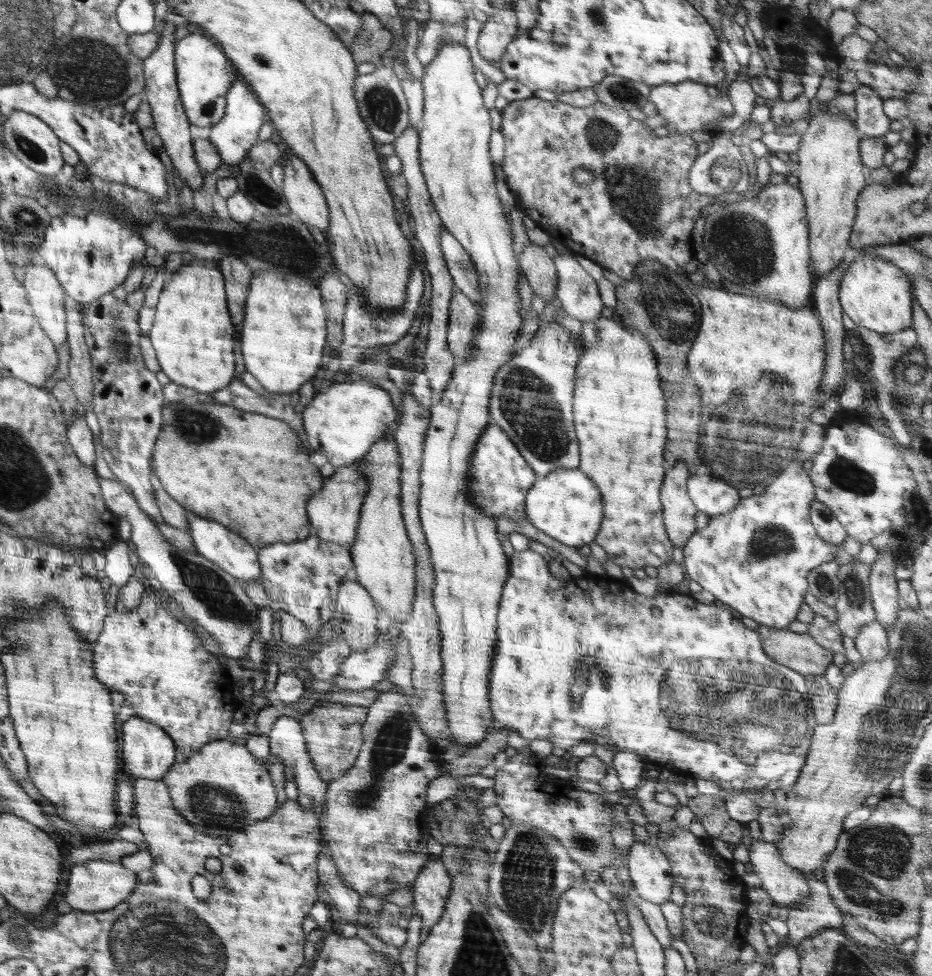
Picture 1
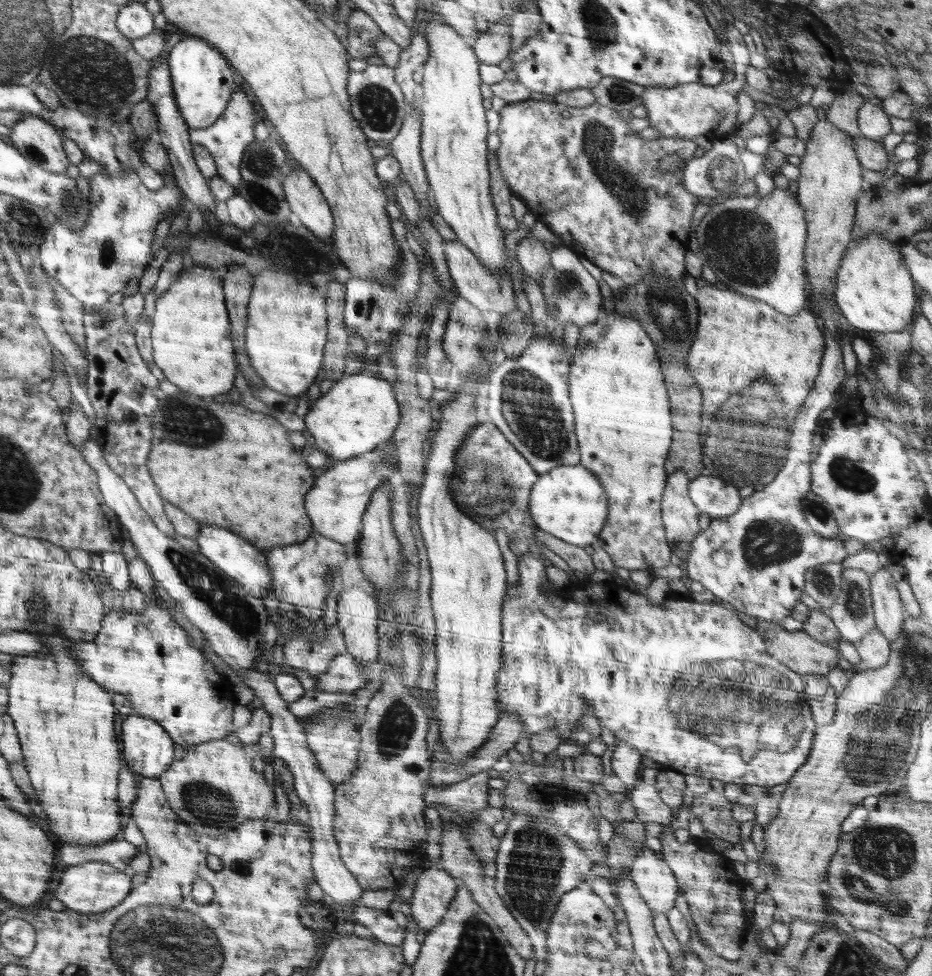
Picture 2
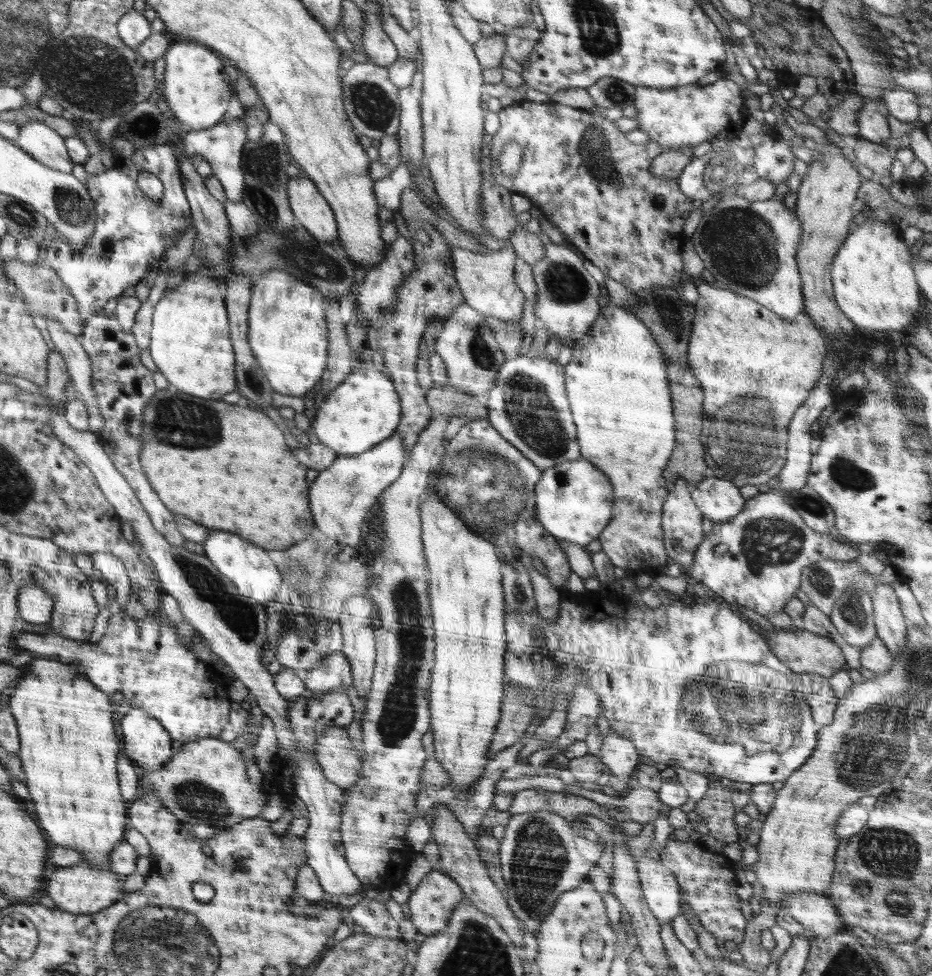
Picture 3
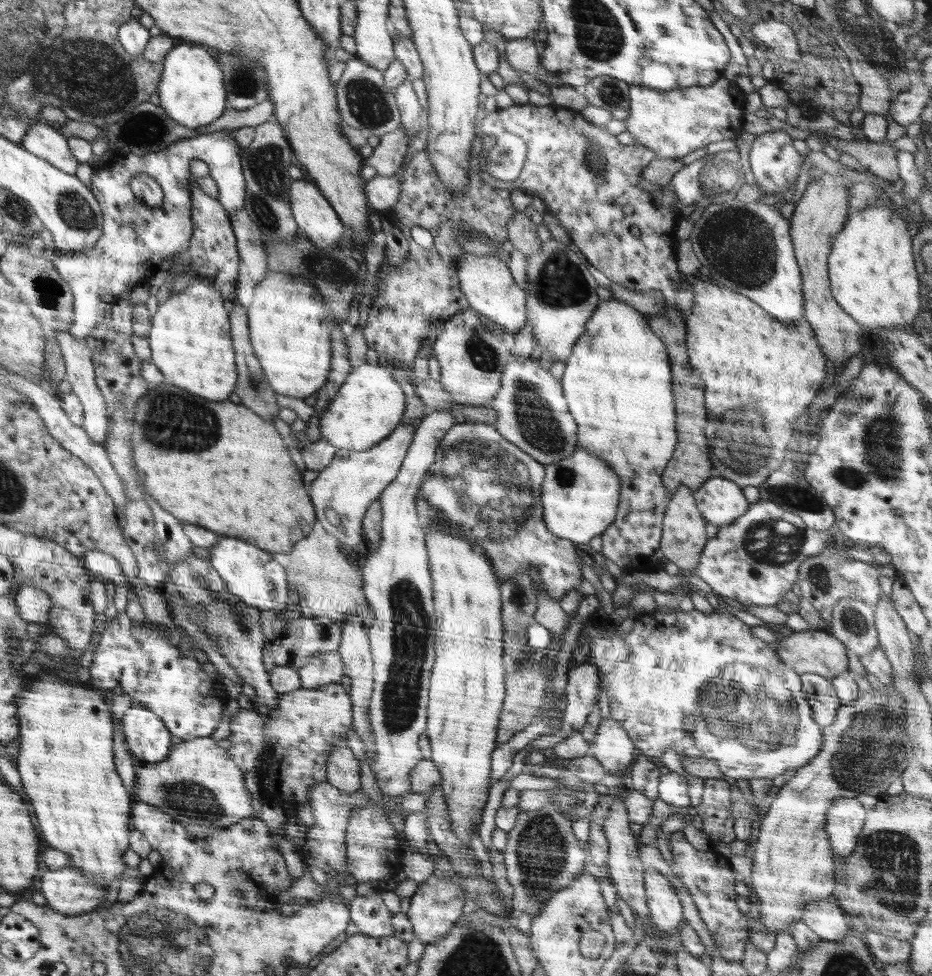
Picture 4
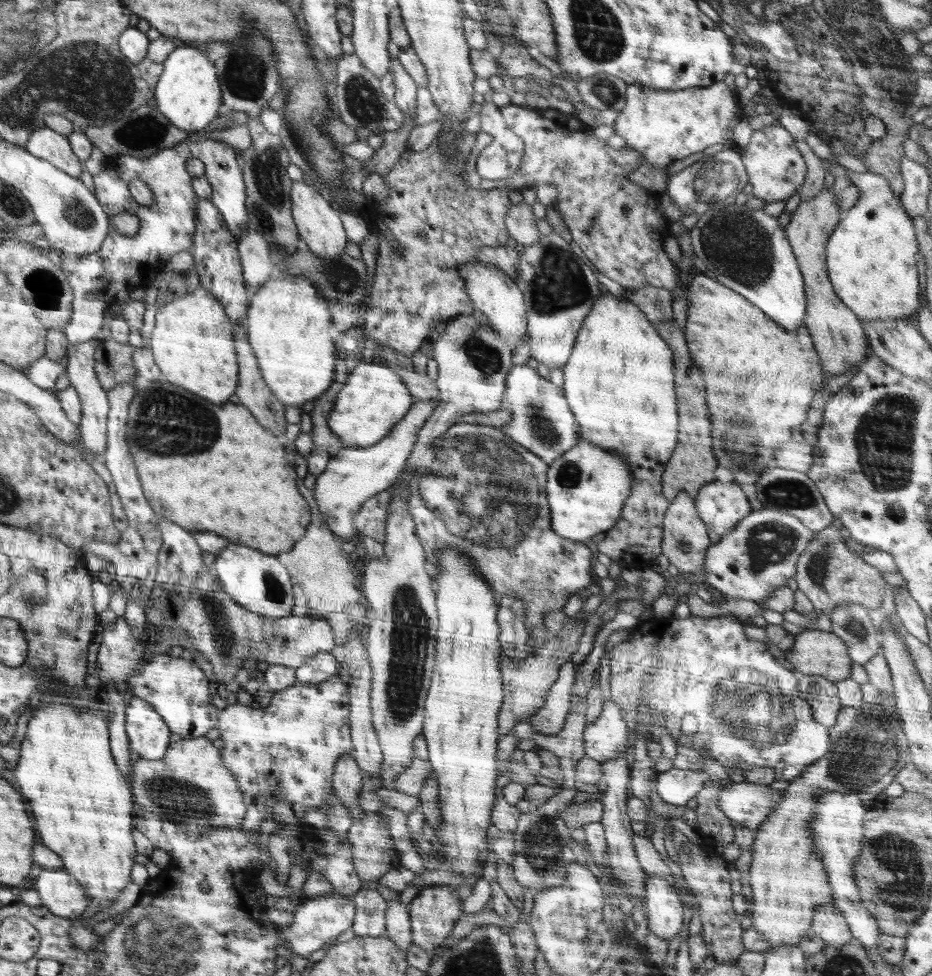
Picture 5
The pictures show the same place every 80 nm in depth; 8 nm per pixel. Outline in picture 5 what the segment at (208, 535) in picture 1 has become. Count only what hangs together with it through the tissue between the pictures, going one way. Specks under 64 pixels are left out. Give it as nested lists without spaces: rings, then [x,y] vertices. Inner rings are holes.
[[[228,544],[212,565],[214,574],[221,580],[222,589],[234,602],[262,618],[286,618],[292,616],[292,582],[286,568],[265,552],[258,552],[248,546]]]

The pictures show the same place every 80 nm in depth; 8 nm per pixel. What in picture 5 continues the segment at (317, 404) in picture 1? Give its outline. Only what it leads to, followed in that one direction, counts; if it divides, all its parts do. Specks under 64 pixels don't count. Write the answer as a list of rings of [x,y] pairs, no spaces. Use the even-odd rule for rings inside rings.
[[[374,360],[361,362],[348,375],[338,393],[334,408],[329,412],[327,425],[344,446],[367,448],[380,442],[392,427],[406,416],[415,401],[400,375],[387,363]]]

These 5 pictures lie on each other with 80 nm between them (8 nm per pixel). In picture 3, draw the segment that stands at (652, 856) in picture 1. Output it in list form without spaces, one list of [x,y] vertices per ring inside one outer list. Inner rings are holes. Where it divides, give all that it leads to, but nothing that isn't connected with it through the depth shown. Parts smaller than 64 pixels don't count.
[[[646,856],[636,863],[644,900],[660,924],[669,924],[681,912],[681,888],[676,877],[661,861]]]

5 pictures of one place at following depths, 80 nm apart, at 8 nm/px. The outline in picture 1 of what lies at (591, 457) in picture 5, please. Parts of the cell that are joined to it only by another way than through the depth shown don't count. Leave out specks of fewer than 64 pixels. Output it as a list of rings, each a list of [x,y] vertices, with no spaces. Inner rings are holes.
[[[579,468],[558,469],[538,478],[528,490],[525,500],[526,519],[538,531],[556,538],[556,541],[566,546],[581,548],[592,544],[596,532],[600,530],[604,514],[604,504],[600,498],[602,496],[598,488]]]

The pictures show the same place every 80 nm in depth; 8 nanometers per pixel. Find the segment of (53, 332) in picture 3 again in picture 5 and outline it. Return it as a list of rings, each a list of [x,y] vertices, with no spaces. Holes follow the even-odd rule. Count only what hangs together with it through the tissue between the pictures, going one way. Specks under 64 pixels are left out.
[[[95,338],[89,341],[67,345],[67,367],[65,371],[68,374],[70,384],[76,389],[81,402],[82,418],[79,424],[81,430],[81,439],[84,446],[91,450],[95,458],[102,458],[108,445],[108,416],[109,416],[109,397],[107,391],[100,386],[95,367],[95,350],[97,340]]]

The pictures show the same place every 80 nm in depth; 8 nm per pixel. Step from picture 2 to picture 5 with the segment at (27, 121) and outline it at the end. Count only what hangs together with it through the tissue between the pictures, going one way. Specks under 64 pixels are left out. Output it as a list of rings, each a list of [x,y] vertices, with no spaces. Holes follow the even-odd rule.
[[[46,126],[38,129],[30,137],[29,145],[23,148],[31,155],[37,155],[38,158],[53,163],[55,167],[66,171],[66,174],[73,175],[77,179],[80,178],[83,161],[74,154],[67,138],[57,134],[55,130]]]

